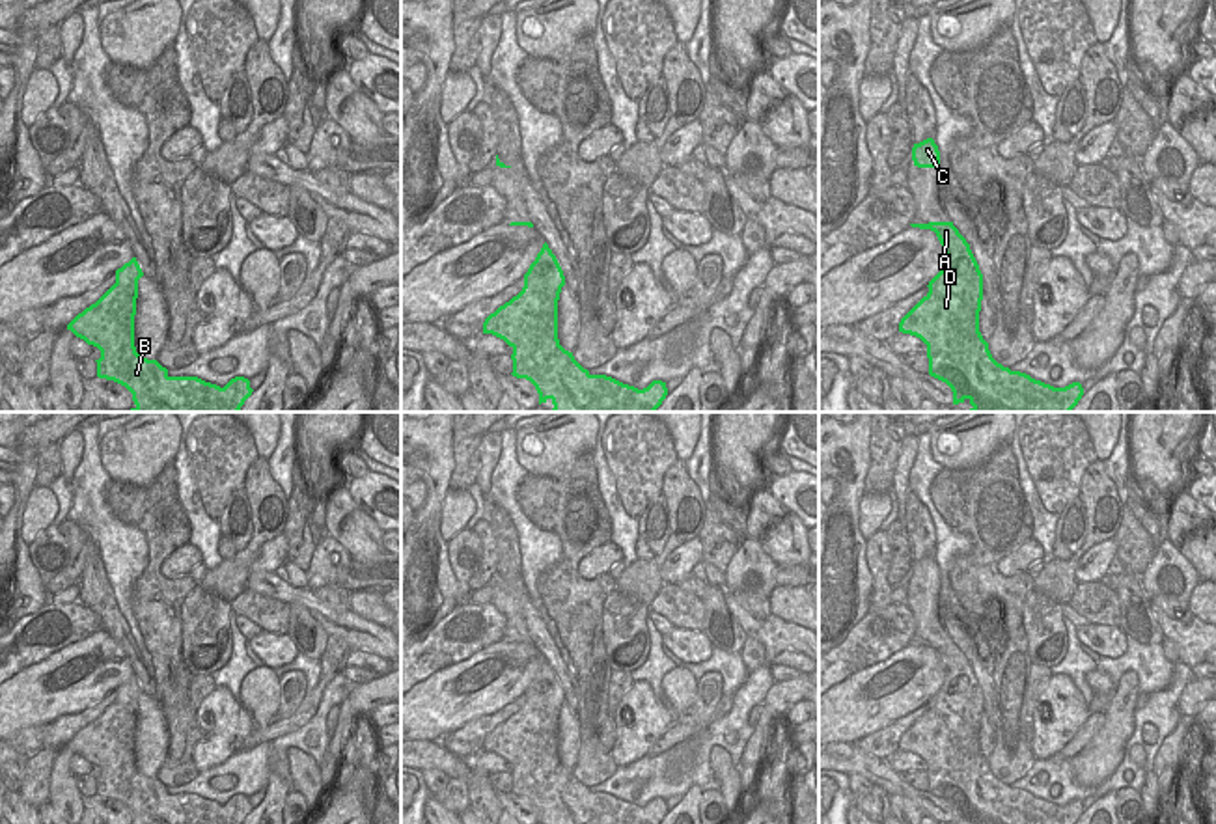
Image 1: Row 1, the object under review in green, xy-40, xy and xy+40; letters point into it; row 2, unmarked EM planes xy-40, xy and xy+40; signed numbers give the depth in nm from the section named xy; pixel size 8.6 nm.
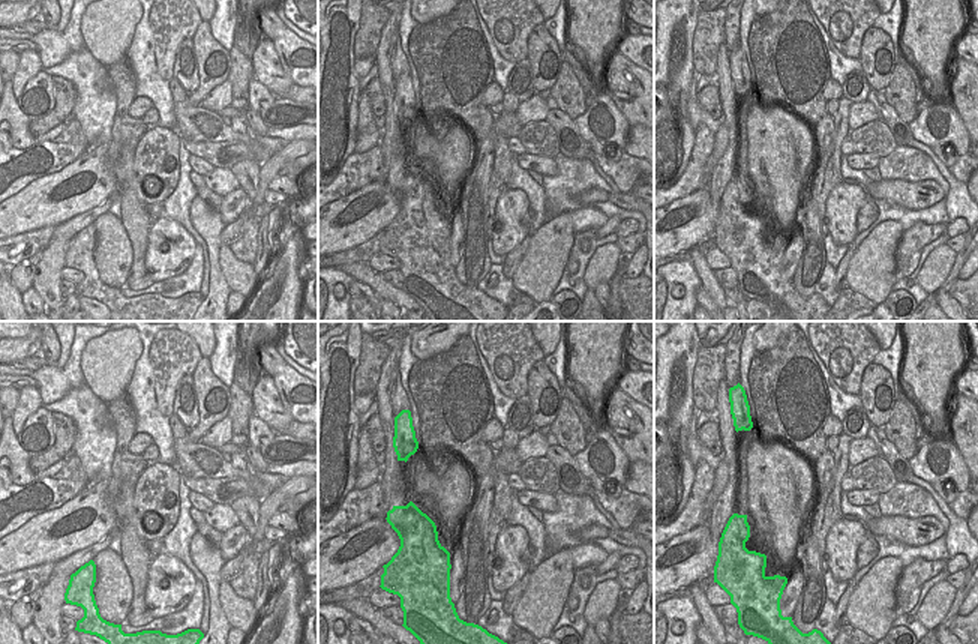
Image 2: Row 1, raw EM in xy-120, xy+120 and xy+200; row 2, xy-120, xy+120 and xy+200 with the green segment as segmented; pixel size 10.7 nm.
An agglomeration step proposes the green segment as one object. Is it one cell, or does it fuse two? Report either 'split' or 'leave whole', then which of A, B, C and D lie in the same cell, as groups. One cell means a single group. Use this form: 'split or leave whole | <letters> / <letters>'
leave whole | A B C D

